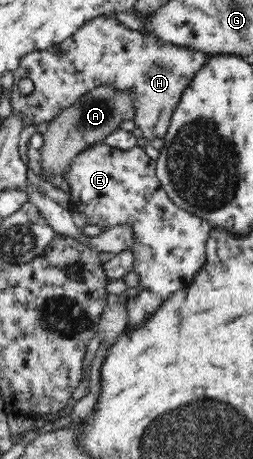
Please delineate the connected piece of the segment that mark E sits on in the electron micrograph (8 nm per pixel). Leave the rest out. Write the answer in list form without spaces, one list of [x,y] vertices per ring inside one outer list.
[[[104,142],[90,145],[80,154],[76,154],[76,158],[72,158],[72,162],[68,164],[68,171],[62,176],[70,185],[71,202],[76,204],[76,212],[86,214],[89,224],[98,224],[108,229],[120,224],[132,227],[135,238],[130,248],[135,254],[133,271],[139,275],[139,288],[142,290],[139,299],[127,302],[127,328],[140,326],[140,322],[146,322],[172,292],[188,286],[196,276],[196,272],[204,266],[207,240],[213,225],[206,219],[180,208],[168,196],[157,178],[155,160],[146,154],[143,147],[120,150]]]

